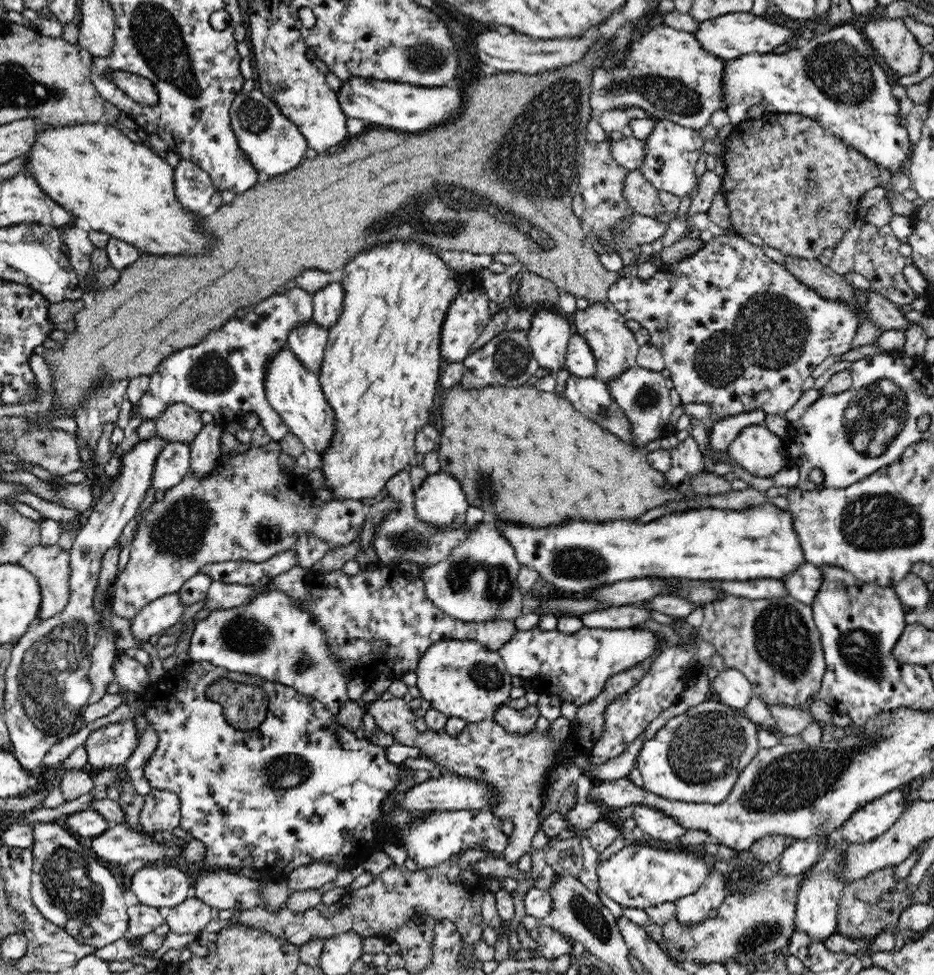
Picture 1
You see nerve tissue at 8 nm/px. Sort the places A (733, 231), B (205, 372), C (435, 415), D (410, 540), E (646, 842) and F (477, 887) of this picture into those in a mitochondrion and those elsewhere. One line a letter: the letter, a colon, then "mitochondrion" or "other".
A: other
B: mitochondrion
C: other
D: mitochondrion
E: other
F: other

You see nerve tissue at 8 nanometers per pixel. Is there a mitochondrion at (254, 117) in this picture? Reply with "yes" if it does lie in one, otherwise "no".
yes

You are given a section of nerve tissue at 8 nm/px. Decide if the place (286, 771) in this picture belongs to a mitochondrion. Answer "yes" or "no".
yes

